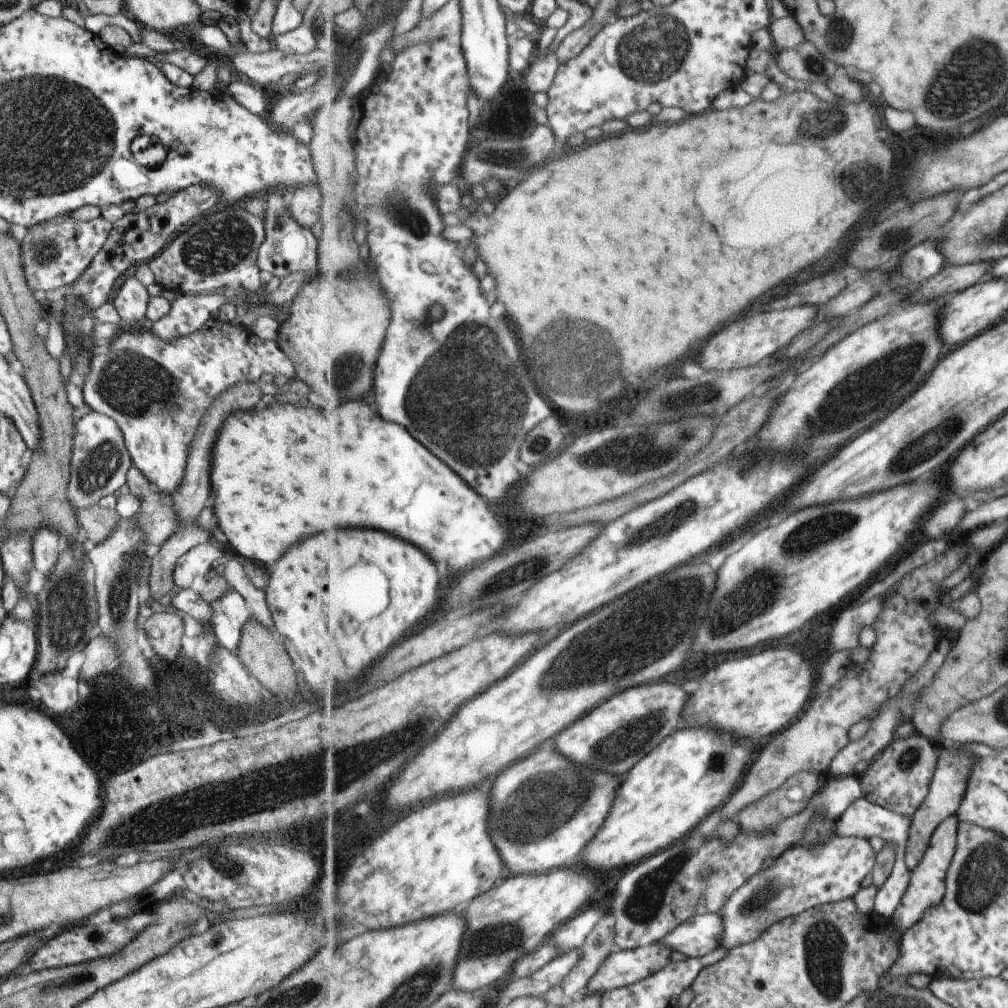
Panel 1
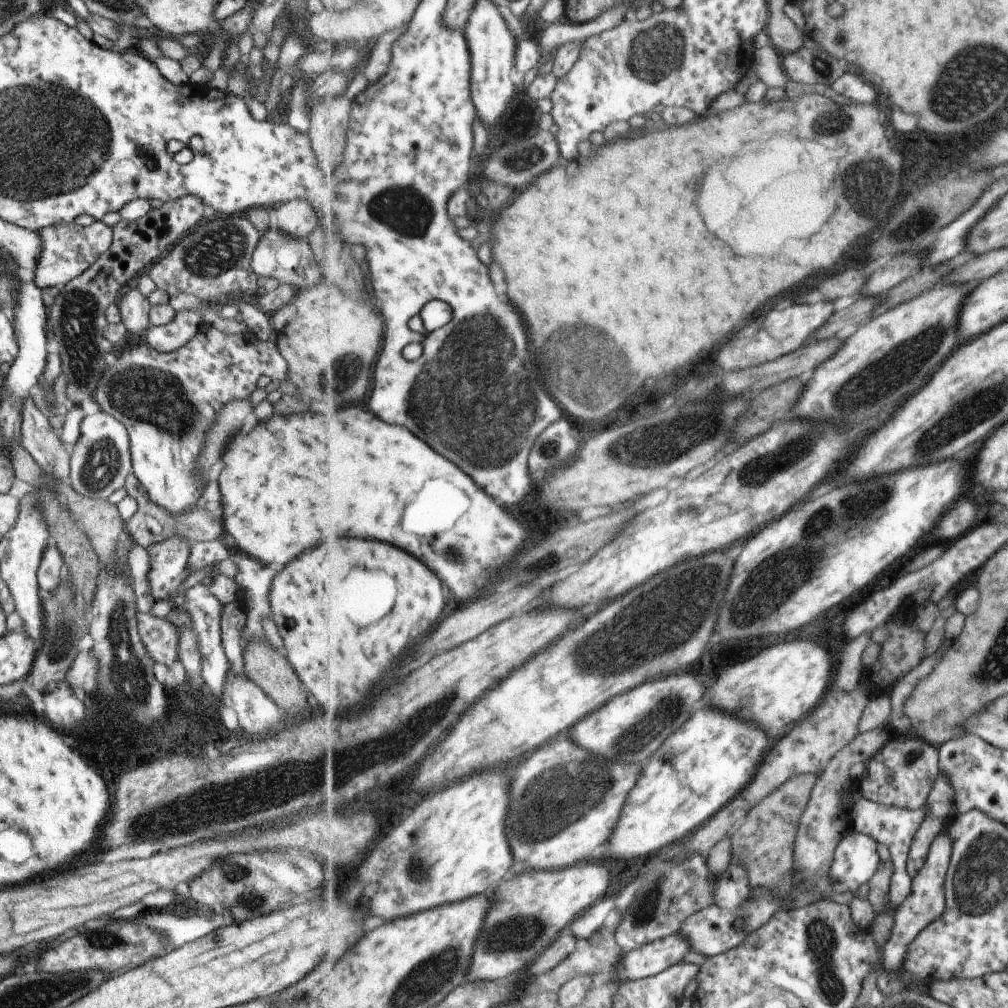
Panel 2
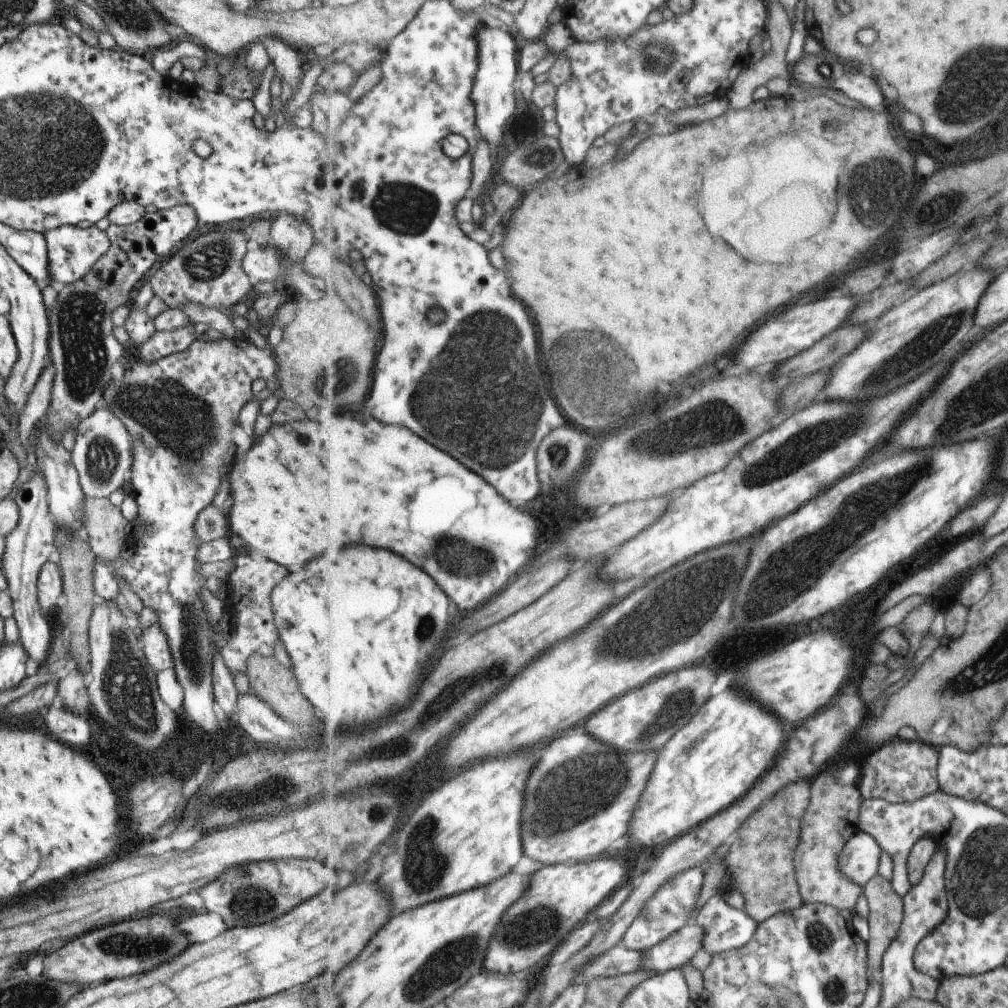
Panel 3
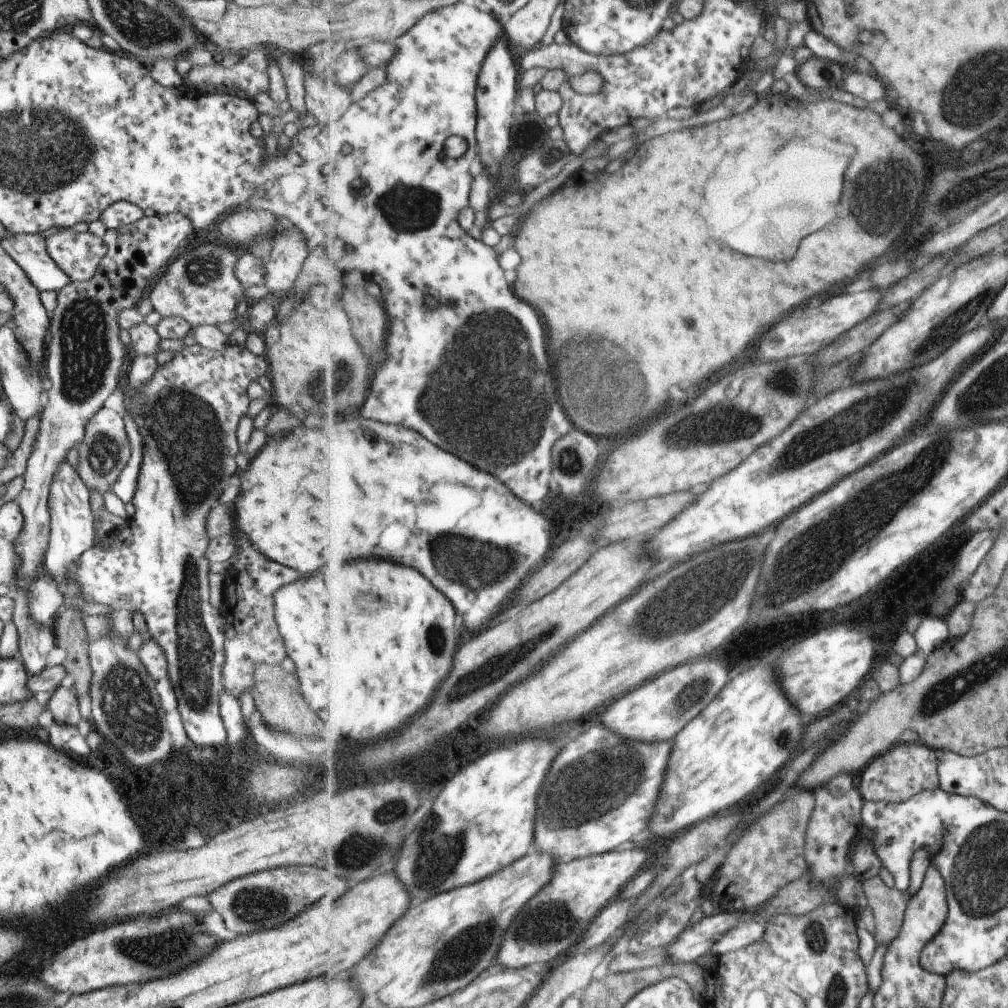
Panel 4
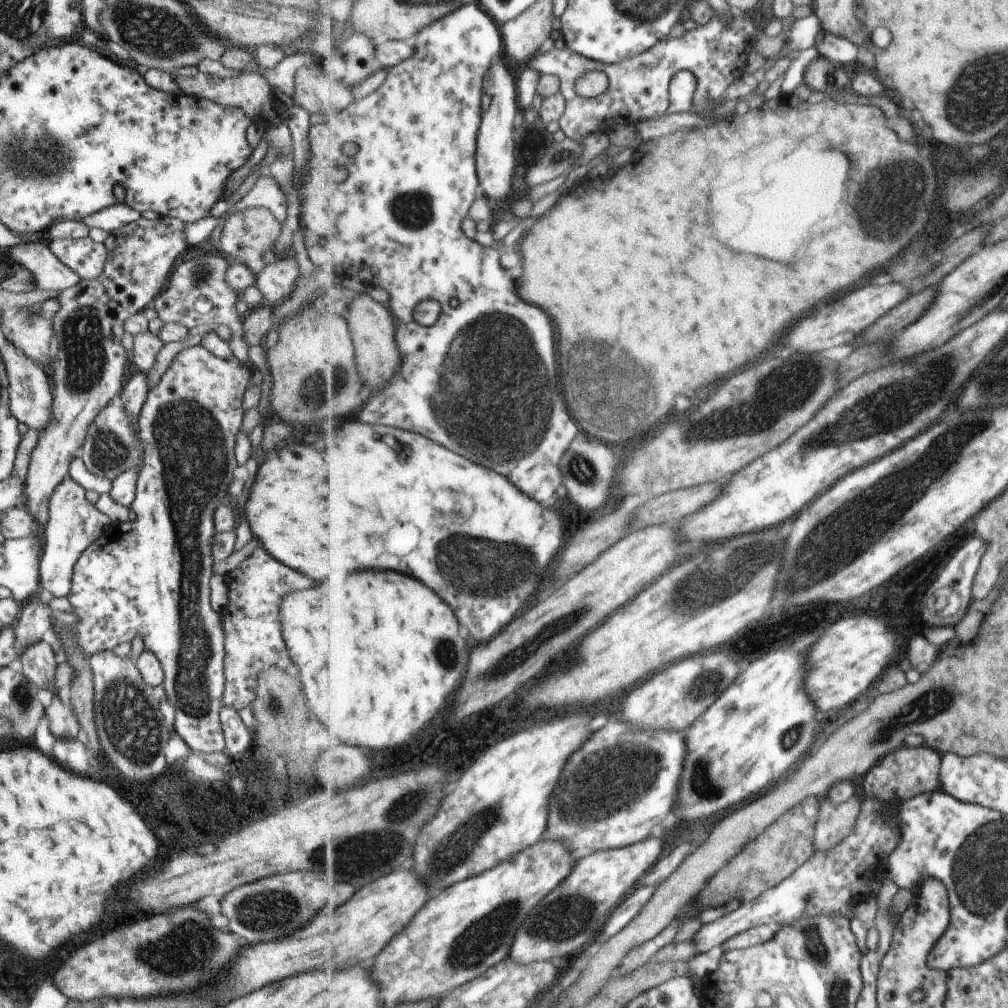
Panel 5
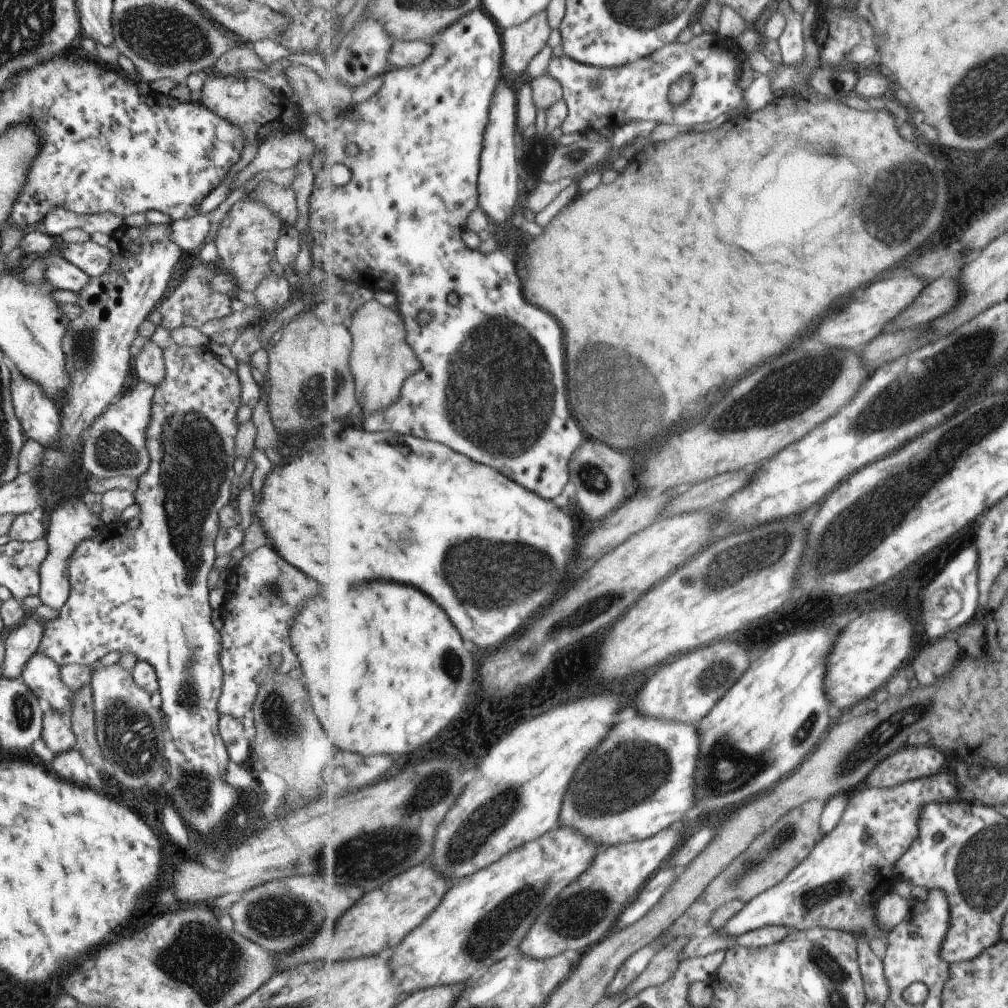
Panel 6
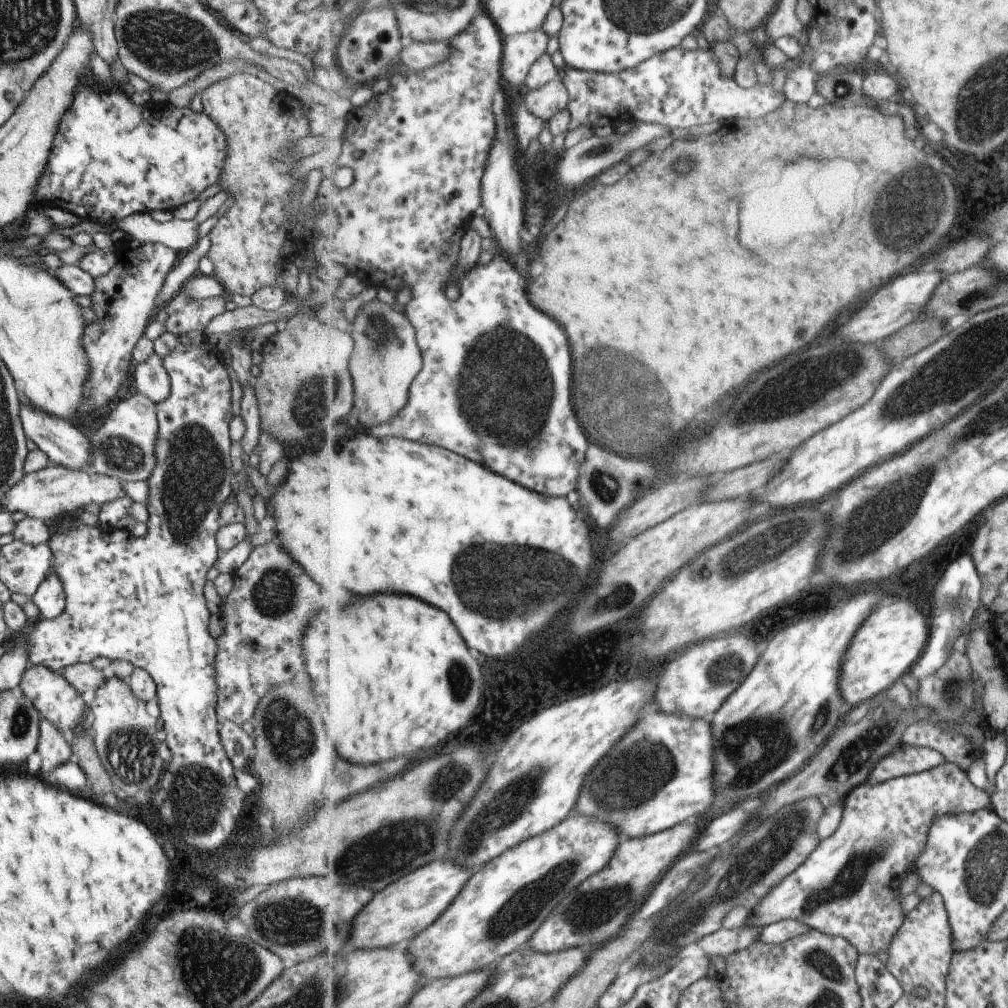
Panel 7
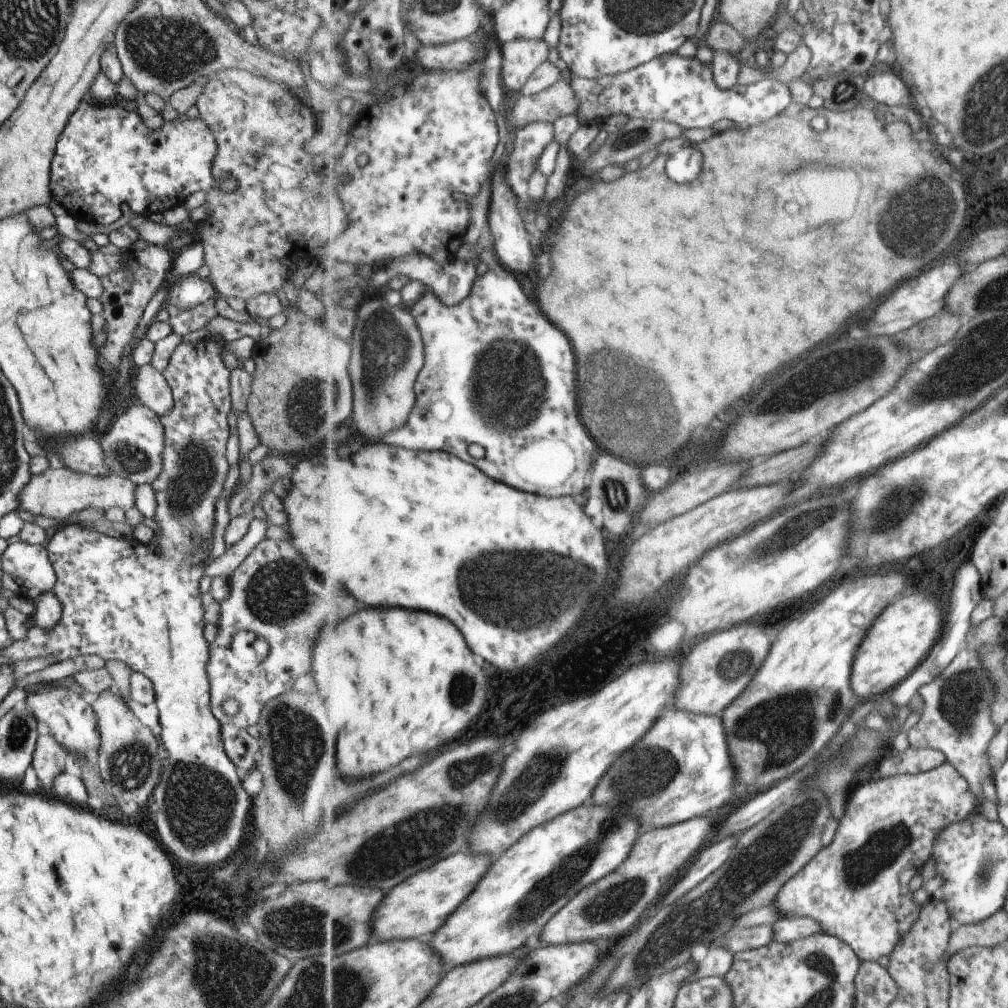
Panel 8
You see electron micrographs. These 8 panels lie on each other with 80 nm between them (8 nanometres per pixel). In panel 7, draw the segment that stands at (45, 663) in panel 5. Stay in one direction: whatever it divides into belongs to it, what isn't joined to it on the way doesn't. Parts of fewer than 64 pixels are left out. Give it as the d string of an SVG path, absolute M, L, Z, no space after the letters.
M41 663L31 664L23 671L18 686L33 703L41 718L48 720L60 733L65 734L67 741L71 740L77 729L87 725L89 708L85 706L81 695L62 677L60 672L53 672Z

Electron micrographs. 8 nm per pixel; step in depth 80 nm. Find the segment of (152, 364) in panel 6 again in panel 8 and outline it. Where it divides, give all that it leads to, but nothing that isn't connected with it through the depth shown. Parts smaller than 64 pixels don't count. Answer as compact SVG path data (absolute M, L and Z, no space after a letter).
M151 363L137 368L132 385L139 402L150 408L157 416L164 415L171 408L171 391L164 381L162 371L156 371Z

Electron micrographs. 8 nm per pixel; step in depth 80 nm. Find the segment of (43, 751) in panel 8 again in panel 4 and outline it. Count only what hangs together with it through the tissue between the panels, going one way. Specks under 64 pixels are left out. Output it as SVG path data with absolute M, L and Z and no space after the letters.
M67 681L57 685L46 704L53 722L77 726L81 722L81 714L77 707L78 696Z

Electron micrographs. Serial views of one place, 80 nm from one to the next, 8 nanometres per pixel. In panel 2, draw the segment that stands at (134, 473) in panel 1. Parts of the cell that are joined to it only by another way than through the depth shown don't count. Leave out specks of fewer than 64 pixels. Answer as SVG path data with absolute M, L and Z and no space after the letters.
M131 472L125 476L123 487L126 494L135 499L137 505L135 514L128 521L124 522L124 532L144 549L173 537L184 540L189 545L194 545L199 541L212 541L221 538L223 534L218 512L208 512L200 505L198 508L189 509L182 513L170 513L168 510L156 505L152 500L149 500L145 487Z

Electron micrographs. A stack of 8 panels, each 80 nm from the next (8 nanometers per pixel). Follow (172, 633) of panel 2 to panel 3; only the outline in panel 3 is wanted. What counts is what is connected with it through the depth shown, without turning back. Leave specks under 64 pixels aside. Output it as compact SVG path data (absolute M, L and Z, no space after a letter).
M157 623L141 630L140 647L149 666L157 673L172 667L172 656L165 633L160 631Z

